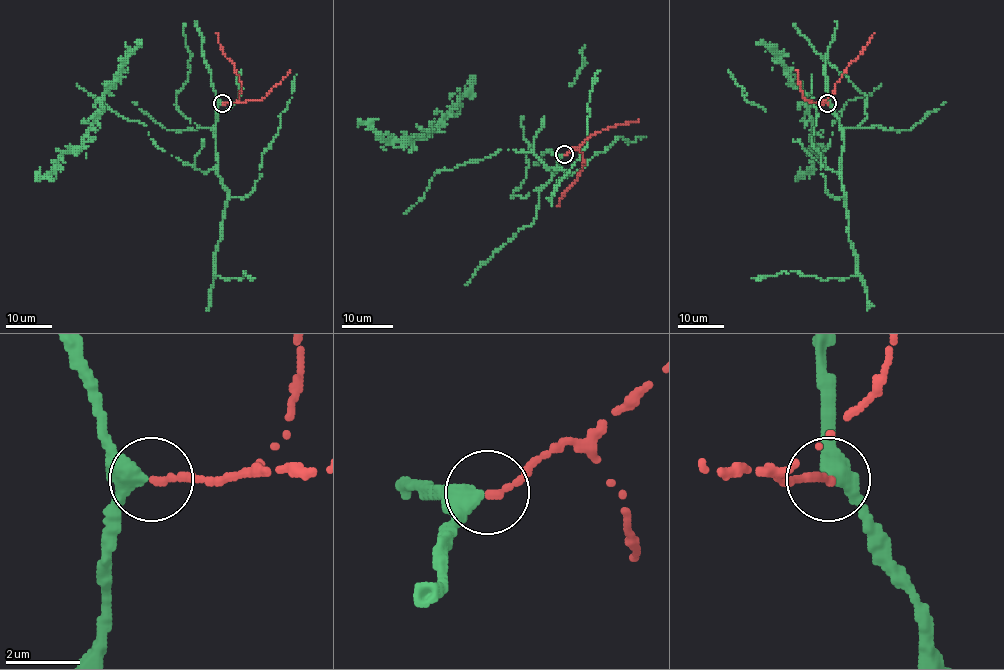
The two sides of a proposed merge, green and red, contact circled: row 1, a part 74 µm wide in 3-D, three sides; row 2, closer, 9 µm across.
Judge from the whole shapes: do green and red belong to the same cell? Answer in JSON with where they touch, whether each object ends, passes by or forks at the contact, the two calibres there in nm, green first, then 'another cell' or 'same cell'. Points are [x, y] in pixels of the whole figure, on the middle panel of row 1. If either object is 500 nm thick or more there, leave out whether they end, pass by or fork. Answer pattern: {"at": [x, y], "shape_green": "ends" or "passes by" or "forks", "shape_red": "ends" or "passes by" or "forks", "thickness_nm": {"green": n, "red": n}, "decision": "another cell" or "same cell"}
{"at": [564, 154], "shape_green": "passes by", "shape_red": "ends", "thickness_nm": {"green": 320, "red": 240}, "decision": "same cell"}

